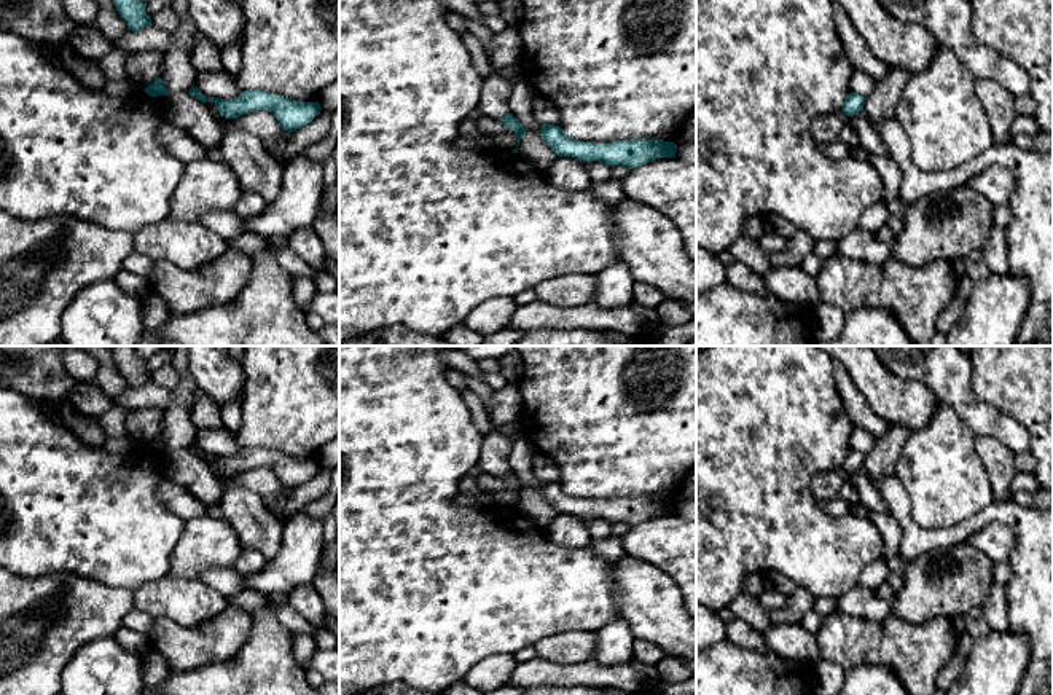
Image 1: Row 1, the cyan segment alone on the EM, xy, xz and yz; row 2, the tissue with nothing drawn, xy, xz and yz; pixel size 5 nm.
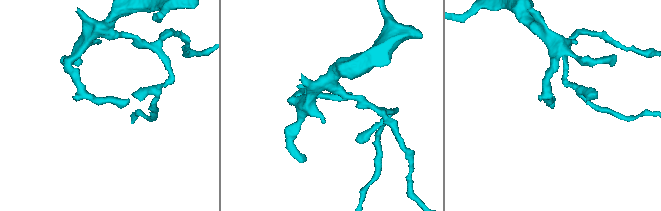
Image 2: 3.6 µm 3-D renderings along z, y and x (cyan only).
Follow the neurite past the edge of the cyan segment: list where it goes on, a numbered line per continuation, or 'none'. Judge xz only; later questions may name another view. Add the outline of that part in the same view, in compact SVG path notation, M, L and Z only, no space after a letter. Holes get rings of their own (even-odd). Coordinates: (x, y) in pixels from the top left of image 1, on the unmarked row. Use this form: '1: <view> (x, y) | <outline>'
1: xz (497, 445) | M499 427L491 430L483 440L478 467L492 477L503 475L510 470L508 456L513 443L515 440Z

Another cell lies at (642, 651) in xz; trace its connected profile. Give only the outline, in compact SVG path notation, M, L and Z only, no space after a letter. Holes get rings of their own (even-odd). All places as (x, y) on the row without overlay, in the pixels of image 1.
M634 639L632 660L655 666L663 657L664 652L658 646L648 641Z

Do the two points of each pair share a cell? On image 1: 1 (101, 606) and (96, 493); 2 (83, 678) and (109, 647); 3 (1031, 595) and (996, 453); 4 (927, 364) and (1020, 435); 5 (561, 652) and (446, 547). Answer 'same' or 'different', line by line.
1: different
2: same
3: different
4: same
5: different

